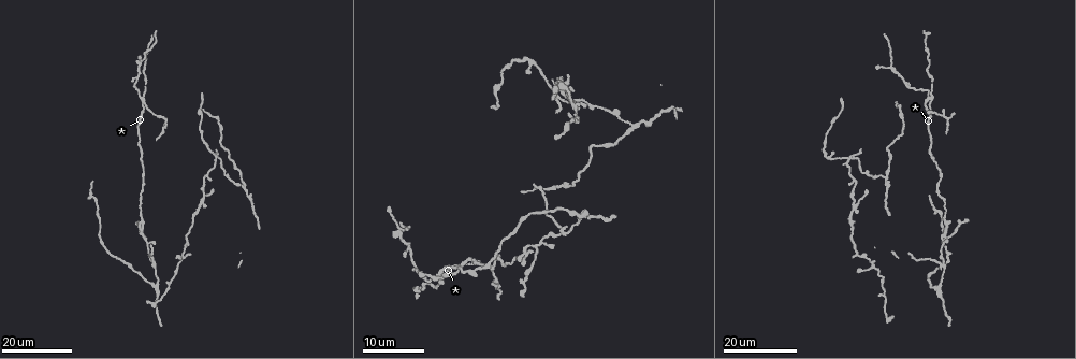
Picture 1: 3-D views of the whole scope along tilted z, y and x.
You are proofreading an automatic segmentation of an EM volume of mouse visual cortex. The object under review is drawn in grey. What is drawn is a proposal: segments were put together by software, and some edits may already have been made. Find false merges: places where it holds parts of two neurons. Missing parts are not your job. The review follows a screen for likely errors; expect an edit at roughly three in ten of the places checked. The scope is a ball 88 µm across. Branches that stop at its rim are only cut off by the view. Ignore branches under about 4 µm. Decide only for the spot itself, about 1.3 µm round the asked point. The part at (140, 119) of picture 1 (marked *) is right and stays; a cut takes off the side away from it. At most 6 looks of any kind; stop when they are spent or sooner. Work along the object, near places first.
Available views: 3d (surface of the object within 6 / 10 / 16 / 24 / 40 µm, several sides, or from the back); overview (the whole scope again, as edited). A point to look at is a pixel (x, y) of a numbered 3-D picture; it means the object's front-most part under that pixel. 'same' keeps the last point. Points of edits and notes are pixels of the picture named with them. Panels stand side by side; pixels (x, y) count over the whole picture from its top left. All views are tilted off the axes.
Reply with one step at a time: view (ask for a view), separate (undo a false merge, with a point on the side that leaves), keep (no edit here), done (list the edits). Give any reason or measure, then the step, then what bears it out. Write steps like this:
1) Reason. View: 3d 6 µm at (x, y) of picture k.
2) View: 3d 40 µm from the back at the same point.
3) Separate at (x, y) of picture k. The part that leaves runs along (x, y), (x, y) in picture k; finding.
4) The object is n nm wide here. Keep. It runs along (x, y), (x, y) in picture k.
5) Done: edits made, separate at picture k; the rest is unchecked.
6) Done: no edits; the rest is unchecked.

Side arm on a straight run. View: 3d 24 µm at (435, 273) of picture 1.

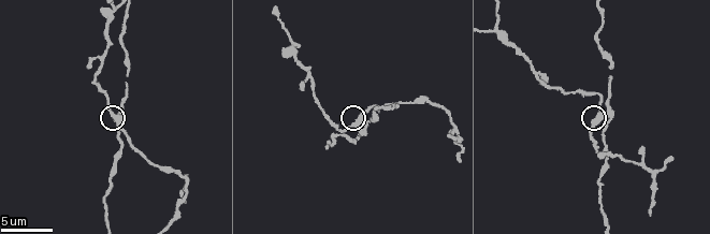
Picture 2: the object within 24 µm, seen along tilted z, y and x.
View: 3d 6 µm at (114, 117) of picture 2.

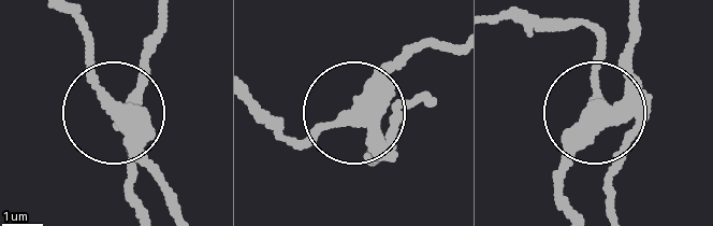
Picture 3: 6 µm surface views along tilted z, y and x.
From behind. View: 3d 6 µm from the back at (358, 107) of picture 3.

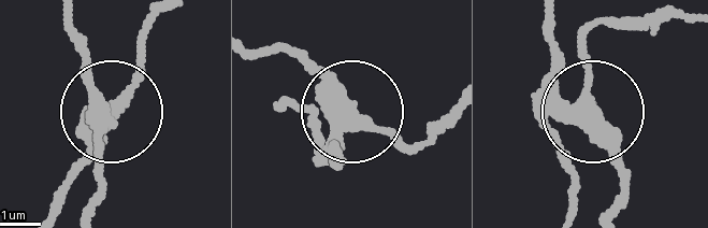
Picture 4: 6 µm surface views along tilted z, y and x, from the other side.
3 arms meet here. Separate at (77, 137) of picture 4. Two neurons meet here.

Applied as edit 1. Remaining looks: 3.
View: overview.

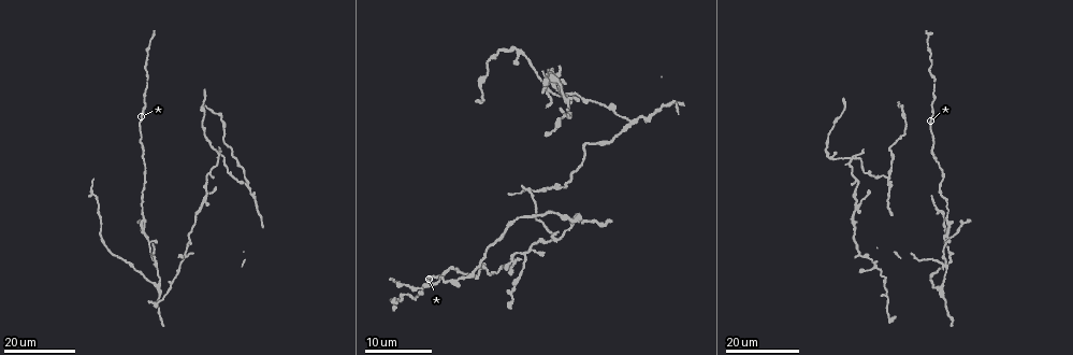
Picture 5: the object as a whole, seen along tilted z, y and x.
Three-way junction. View: 3d 16 µm at (96, 197) of picture 5.

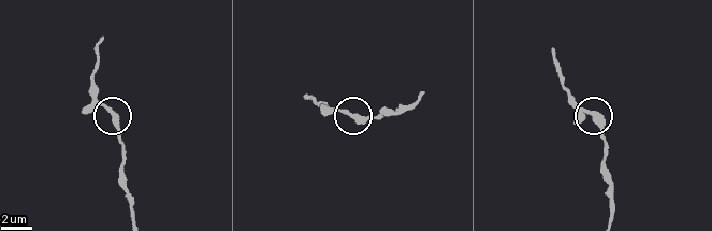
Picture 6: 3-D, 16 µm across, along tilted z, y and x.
View: 3d 6 µm at (108, 108) of picture 6.

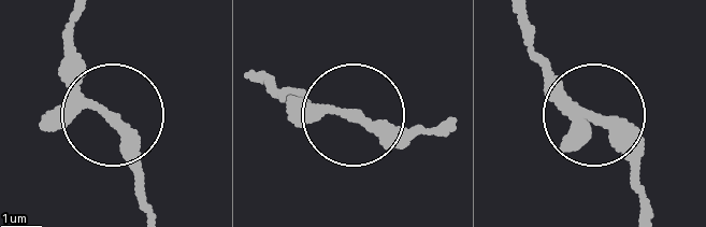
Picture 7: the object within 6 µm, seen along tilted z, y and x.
Keep. It runs along (447, 126), (397, 141), (269, 90) in picture 7; all the same neuron.

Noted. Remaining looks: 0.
Done: edits made, separate at picture 4; the rest is unchecked.

